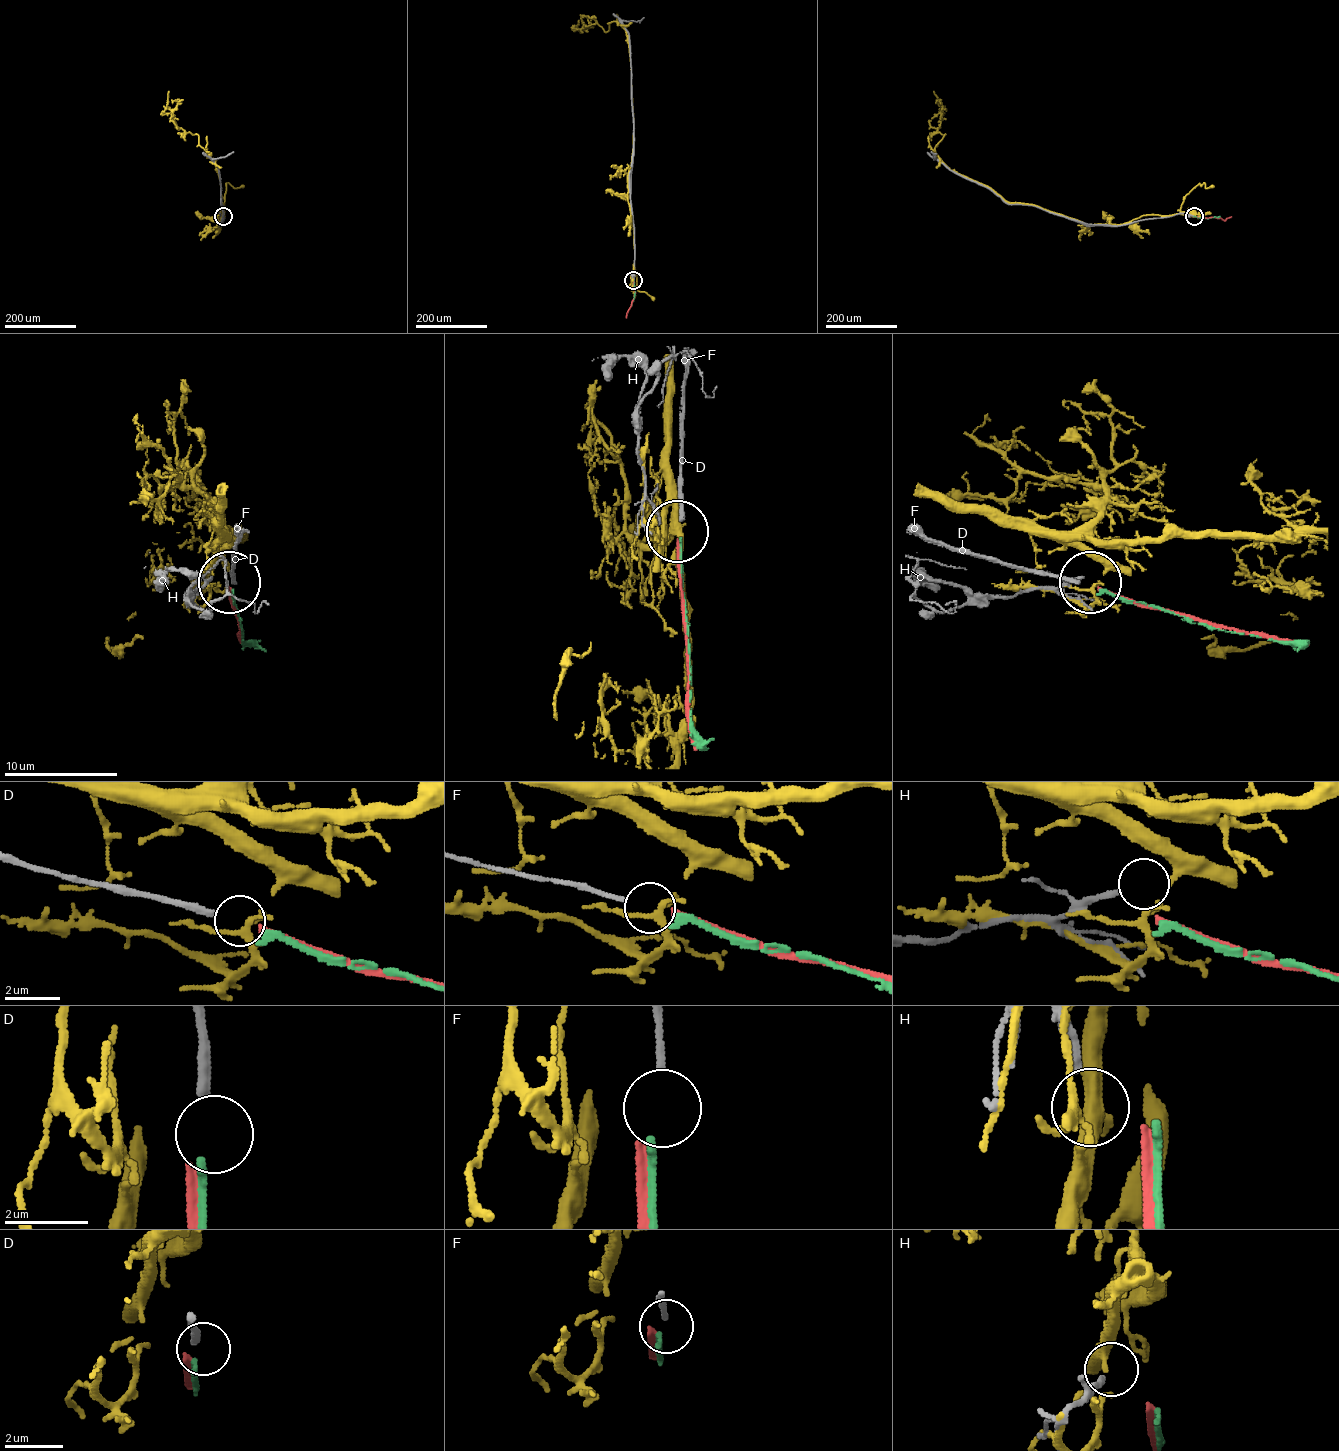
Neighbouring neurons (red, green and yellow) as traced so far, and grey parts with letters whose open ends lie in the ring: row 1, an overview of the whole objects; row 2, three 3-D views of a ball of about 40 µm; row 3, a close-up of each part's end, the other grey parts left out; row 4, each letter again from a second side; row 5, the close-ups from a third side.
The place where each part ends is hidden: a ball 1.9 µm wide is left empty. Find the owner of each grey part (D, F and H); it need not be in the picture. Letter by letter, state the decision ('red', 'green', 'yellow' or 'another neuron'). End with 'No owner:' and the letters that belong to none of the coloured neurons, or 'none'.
D: another neuron
F: green
H: another neuron
No owner: D, H

